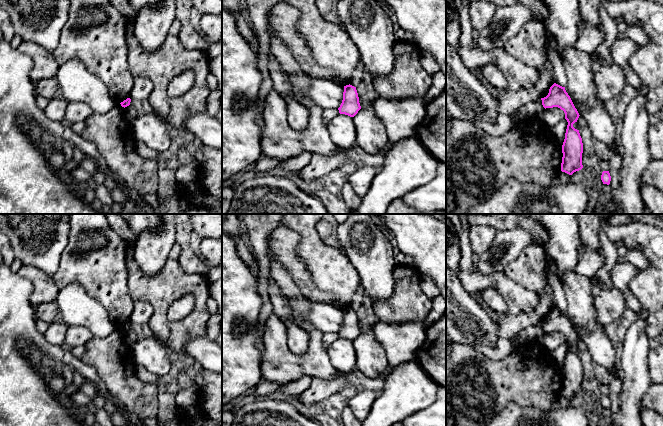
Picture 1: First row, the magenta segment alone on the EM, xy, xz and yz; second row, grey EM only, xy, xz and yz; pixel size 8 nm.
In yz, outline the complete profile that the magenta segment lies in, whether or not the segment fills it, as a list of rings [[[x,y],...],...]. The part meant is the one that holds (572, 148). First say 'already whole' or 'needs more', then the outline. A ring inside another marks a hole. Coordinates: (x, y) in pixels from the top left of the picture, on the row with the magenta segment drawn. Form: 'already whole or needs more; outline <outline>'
already whole; outline [[[554,83],[546,97],[541,98],[543,107],[553,108],[558,107],[565,113],[565,119],[568,122],[565,139],[562,145],[562,163],[561,171],[569,175],[579,171],[583,168],[582,165],[582,153],[583,143],[579,130],[573,127],[573,124],[577,122],[579,113],[575,108],[570,96],[562,87]]]

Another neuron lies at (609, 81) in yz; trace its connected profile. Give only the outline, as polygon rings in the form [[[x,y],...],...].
[[[597,53],[591,54],[591,64],[597,96],[601,102],[617,99],[627,83],[622,68],[616,64],[603,66],[597,59]]]

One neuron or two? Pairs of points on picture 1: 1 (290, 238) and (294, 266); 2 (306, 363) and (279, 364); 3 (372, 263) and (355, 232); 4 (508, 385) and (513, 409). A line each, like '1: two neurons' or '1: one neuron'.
1: one neuron
2: one neuron
3: one neuron
4: two neurons

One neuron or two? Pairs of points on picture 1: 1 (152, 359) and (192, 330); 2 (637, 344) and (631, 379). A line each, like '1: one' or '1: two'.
1: two
2: one

